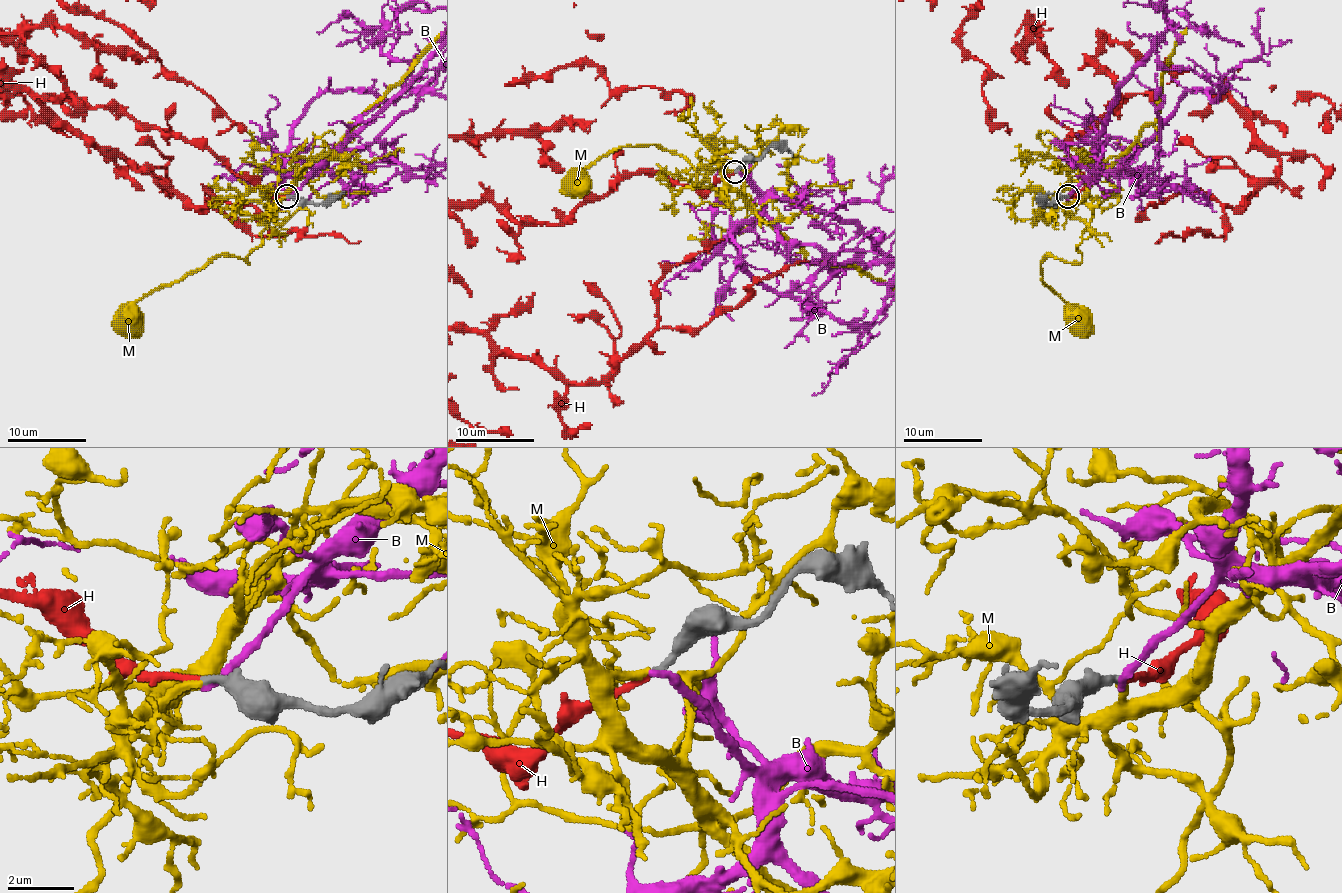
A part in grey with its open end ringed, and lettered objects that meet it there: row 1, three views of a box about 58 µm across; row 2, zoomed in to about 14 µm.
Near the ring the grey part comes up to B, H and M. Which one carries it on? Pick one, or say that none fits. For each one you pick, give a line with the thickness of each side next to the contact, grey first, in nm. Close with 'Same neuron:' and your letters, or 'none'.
H: Thickness 260 nm (grey) against 180 nm
Same neuron: H

